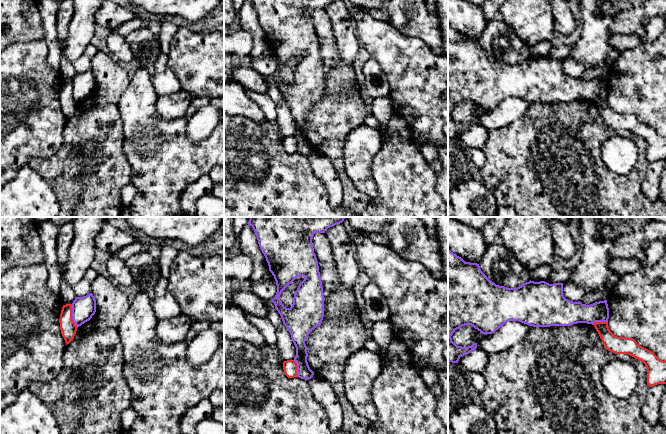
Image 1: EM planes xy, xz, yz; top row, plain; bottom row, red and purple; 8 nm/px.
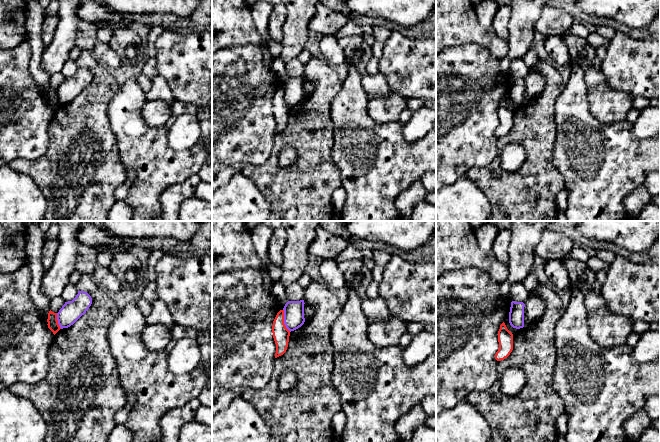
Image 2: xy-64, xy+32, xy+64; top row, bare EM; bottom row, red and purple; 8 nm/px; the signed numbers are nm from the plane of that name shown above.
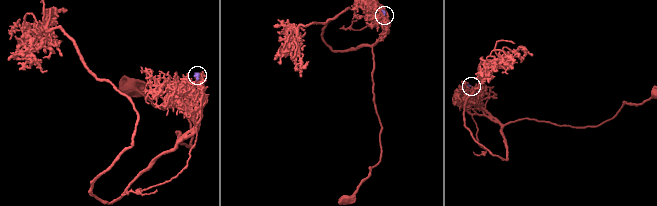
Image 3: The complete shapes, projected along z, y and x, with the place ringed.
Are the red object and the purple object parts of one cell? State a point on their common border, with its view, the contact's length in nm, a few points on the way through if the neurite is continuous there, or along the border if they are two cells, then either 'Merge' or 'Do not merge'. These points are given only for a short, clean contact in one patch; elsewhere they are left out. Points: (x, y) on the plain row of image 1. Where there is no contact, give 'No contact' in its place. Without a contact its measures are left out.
Touches red at xy (71, 92). Shared border 200 nm. Boundary: xy (71, 80), (71, 95), (77, 103). Do not merge

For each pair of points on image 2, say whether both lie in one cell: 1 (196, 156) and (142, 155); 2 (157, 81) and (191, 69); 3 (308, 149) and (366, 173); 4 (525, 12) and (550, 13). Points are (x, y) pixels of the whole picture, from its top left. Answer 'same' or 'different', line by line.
1: same
2: different
3: different
4: different

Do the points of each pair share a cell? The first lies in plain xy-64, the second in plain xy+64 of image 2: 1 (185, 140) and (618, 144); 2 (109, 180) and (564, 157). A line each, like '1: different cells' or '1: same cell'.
1: different cells
2: different cells

